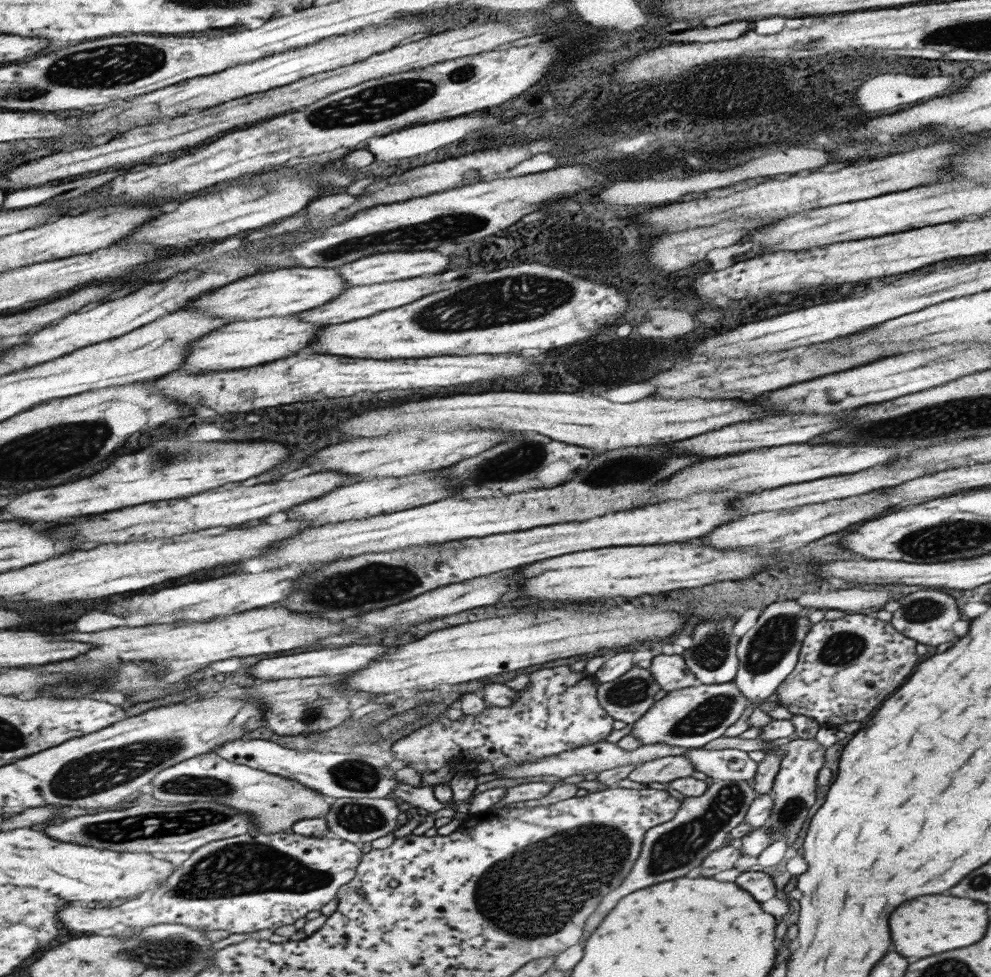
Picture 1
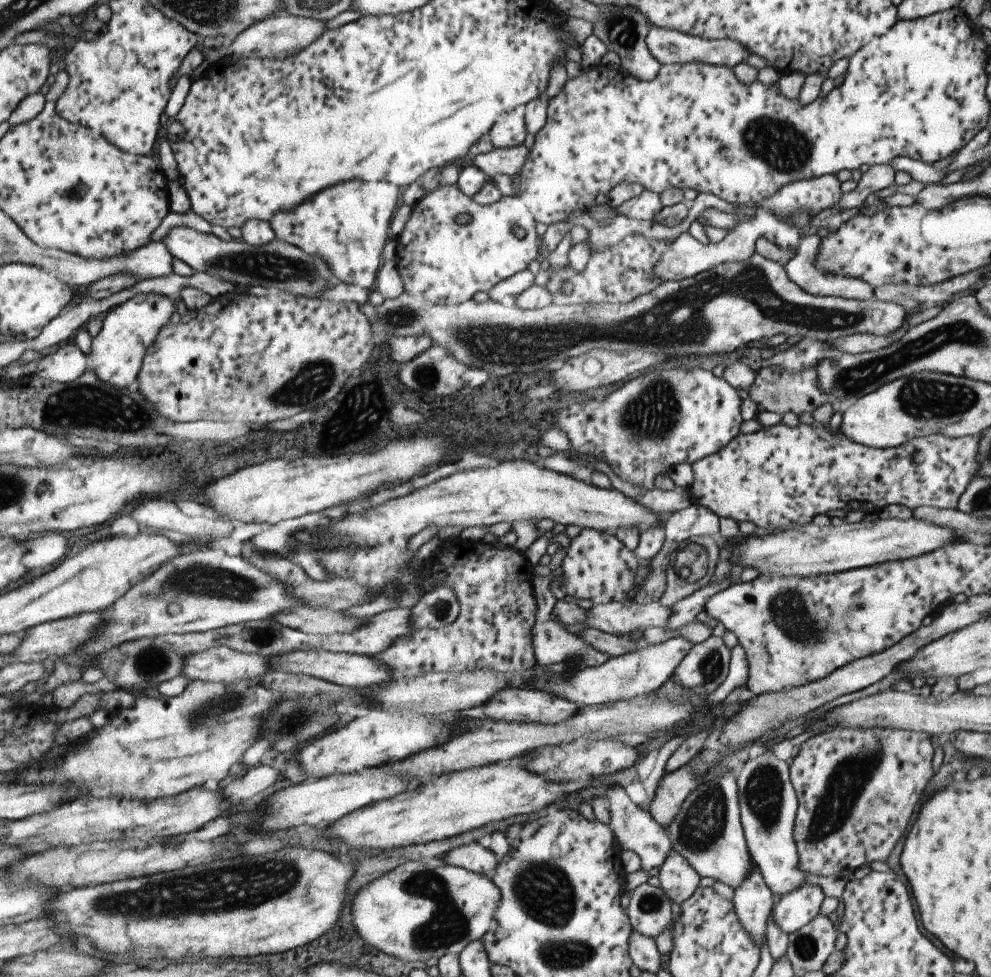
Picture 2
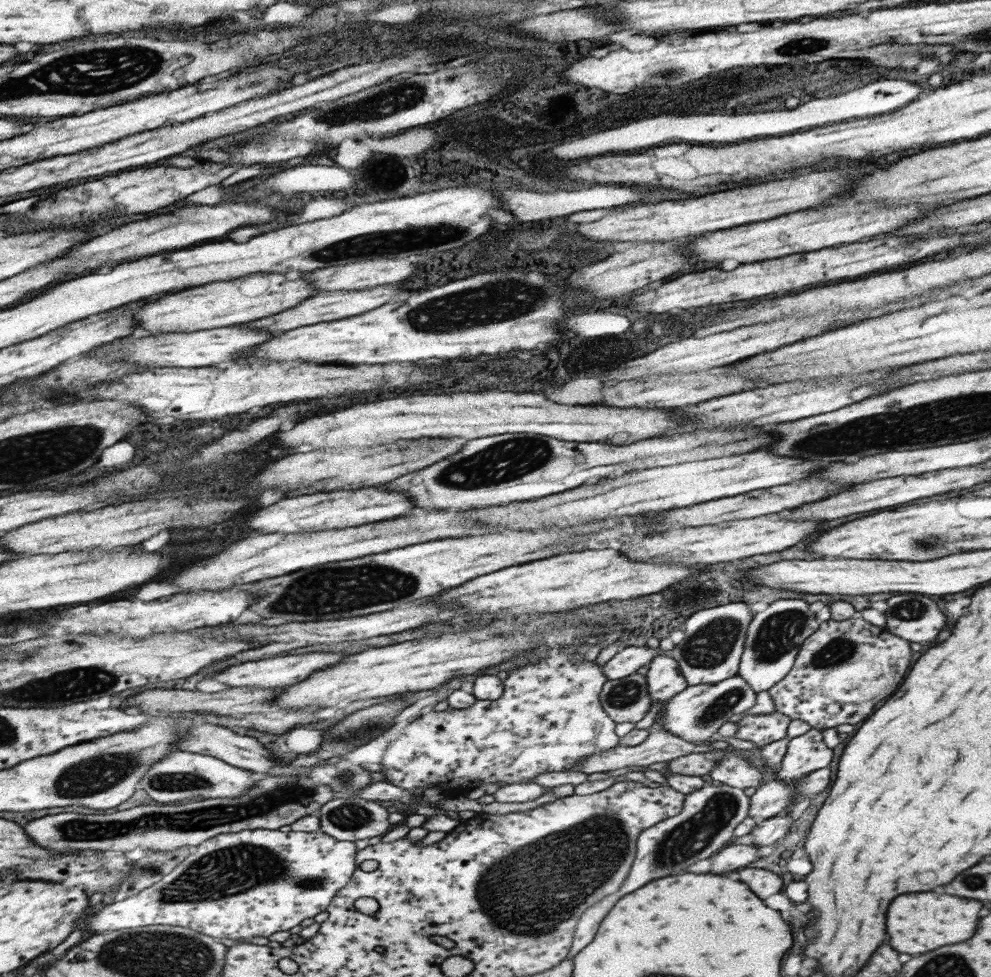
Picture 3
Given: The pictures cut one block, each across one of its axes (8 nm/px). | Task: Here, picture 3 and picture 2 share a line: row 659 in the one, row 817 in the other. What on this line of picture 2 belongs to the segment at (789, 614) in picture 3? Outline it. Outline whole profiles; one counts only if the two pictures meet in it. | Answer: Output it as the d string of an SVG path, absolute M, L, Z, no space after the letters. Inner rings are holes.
M765 750L755 758L747 759L736 777L738 810L749 856L759 870L763 882L775 896L783 896L801 887L805 874L799 870L798 852L793 842L794 816L797 810L797 799L789 780L788 765L777 759L770 751Z

